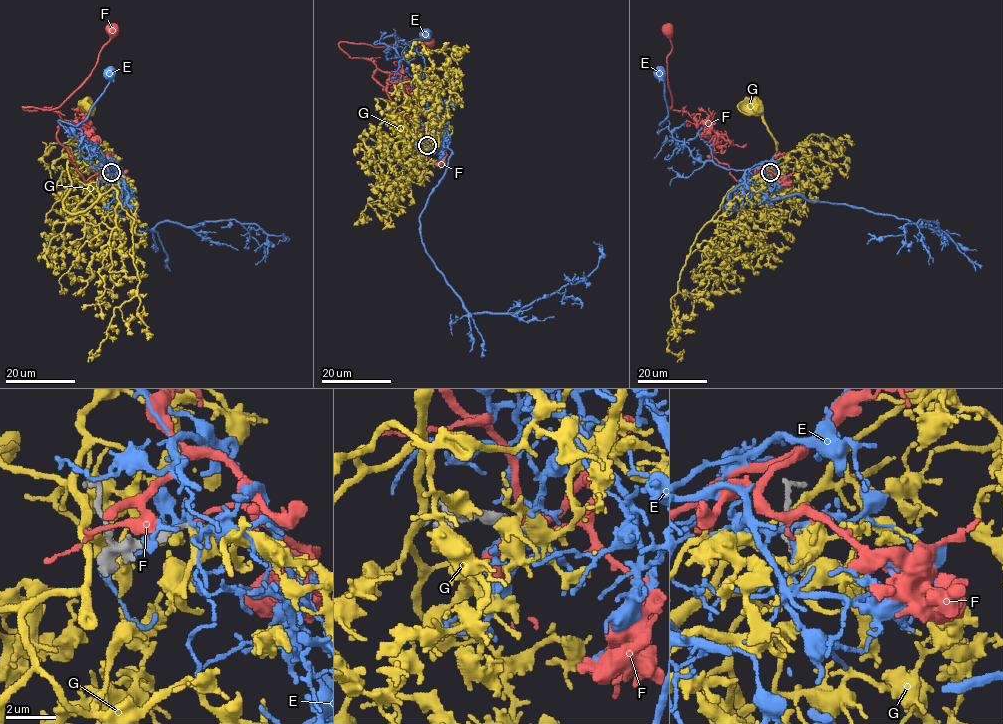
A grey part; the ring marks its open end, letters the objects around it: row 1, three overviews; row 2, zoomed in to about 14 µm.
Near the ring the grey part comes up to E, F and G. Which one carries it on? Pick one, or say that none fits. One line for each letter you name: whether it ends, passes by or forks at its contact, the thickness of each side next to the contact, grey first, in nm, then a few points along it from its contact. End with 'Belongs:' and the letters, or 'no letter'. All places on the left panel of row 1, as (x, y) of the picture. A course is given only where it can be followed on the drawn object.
F: it ends | 200/180 nm | via (111, 173), (121, 171), (116, 163), (85, 181), (57, 138), (61, 117), (23, 107), (59, 106), (117, 24)
Belongs: F

